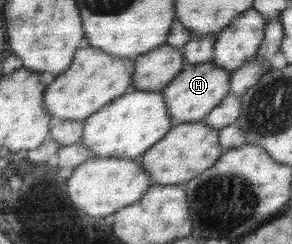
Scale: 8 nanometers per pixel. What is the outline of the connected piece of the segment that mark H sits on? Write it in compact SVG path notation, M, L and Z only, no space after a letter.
M212 62L186 64L182 71L161 91L174 126L202 121L230 92L231 71Z

